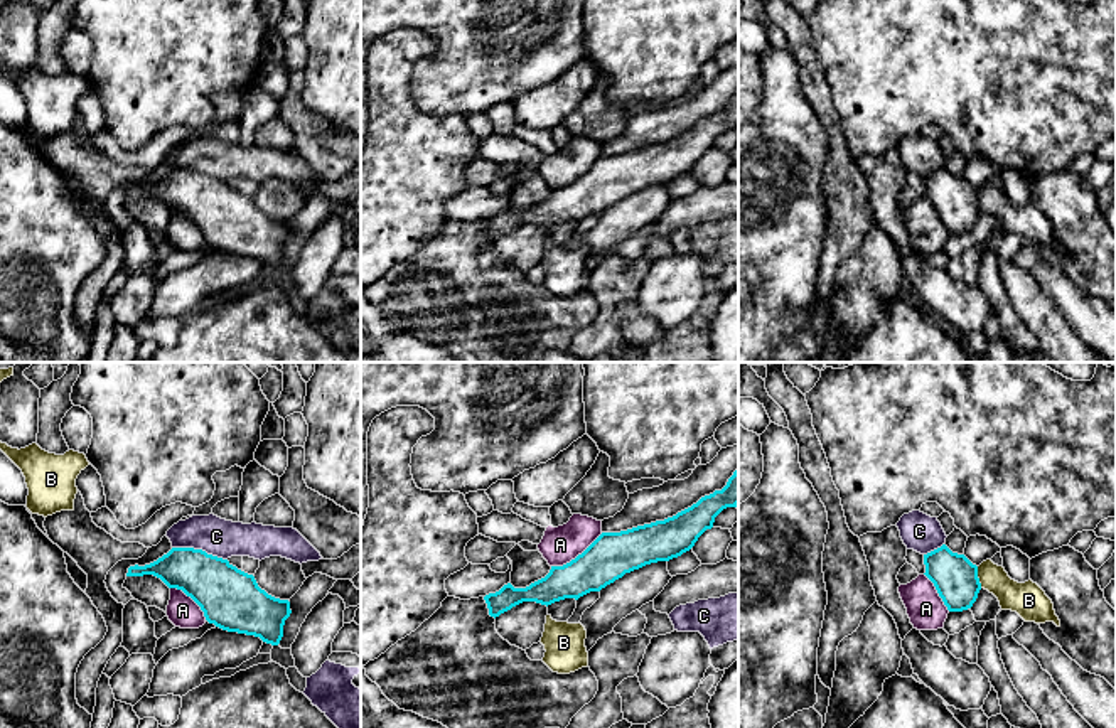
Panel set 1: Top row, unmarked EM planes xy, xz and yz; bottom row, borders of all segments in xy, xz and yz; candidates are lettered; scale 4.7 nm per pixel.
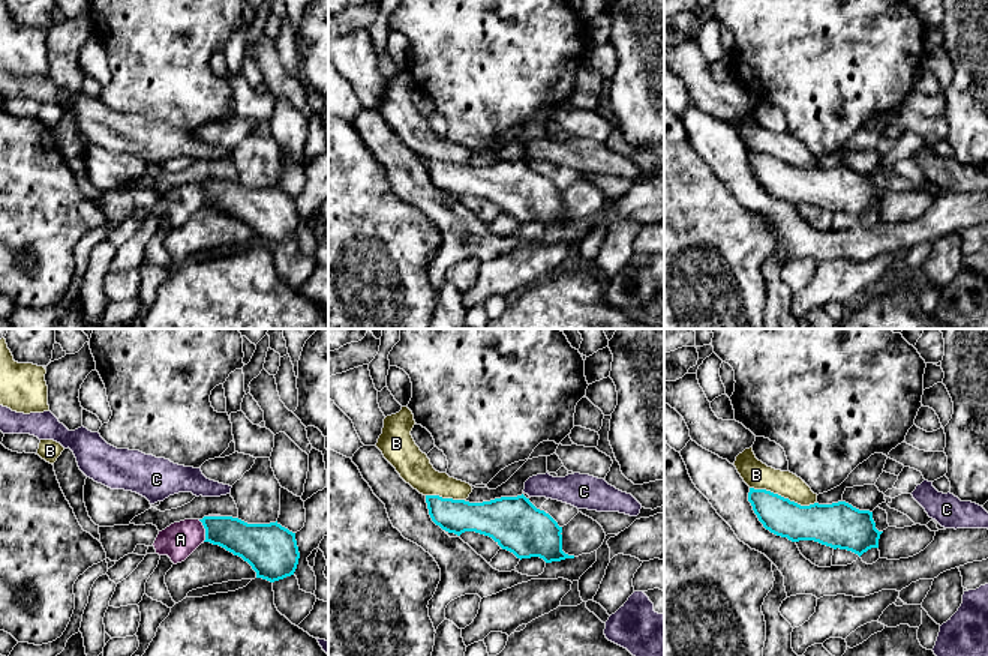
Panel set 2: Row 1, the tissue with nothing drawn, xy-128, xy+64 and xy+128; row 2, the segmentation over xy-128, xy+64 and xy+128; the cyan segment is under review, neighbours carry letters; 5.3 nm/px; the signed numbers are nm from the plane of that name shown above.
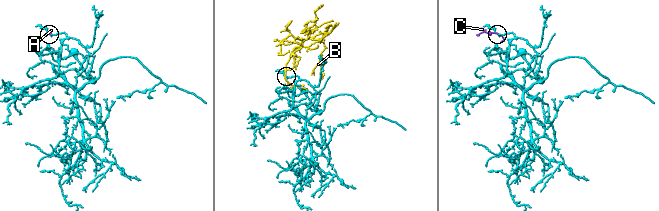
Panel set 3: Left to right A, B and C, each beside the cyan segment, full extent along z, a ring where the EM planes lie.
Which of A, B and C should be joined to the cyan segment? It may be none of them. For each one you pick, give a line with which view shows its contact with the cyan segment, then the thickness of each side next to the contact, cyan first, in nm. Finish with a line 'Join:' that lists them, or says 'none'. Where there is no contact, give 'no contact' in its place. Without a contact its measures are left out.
Join: none

